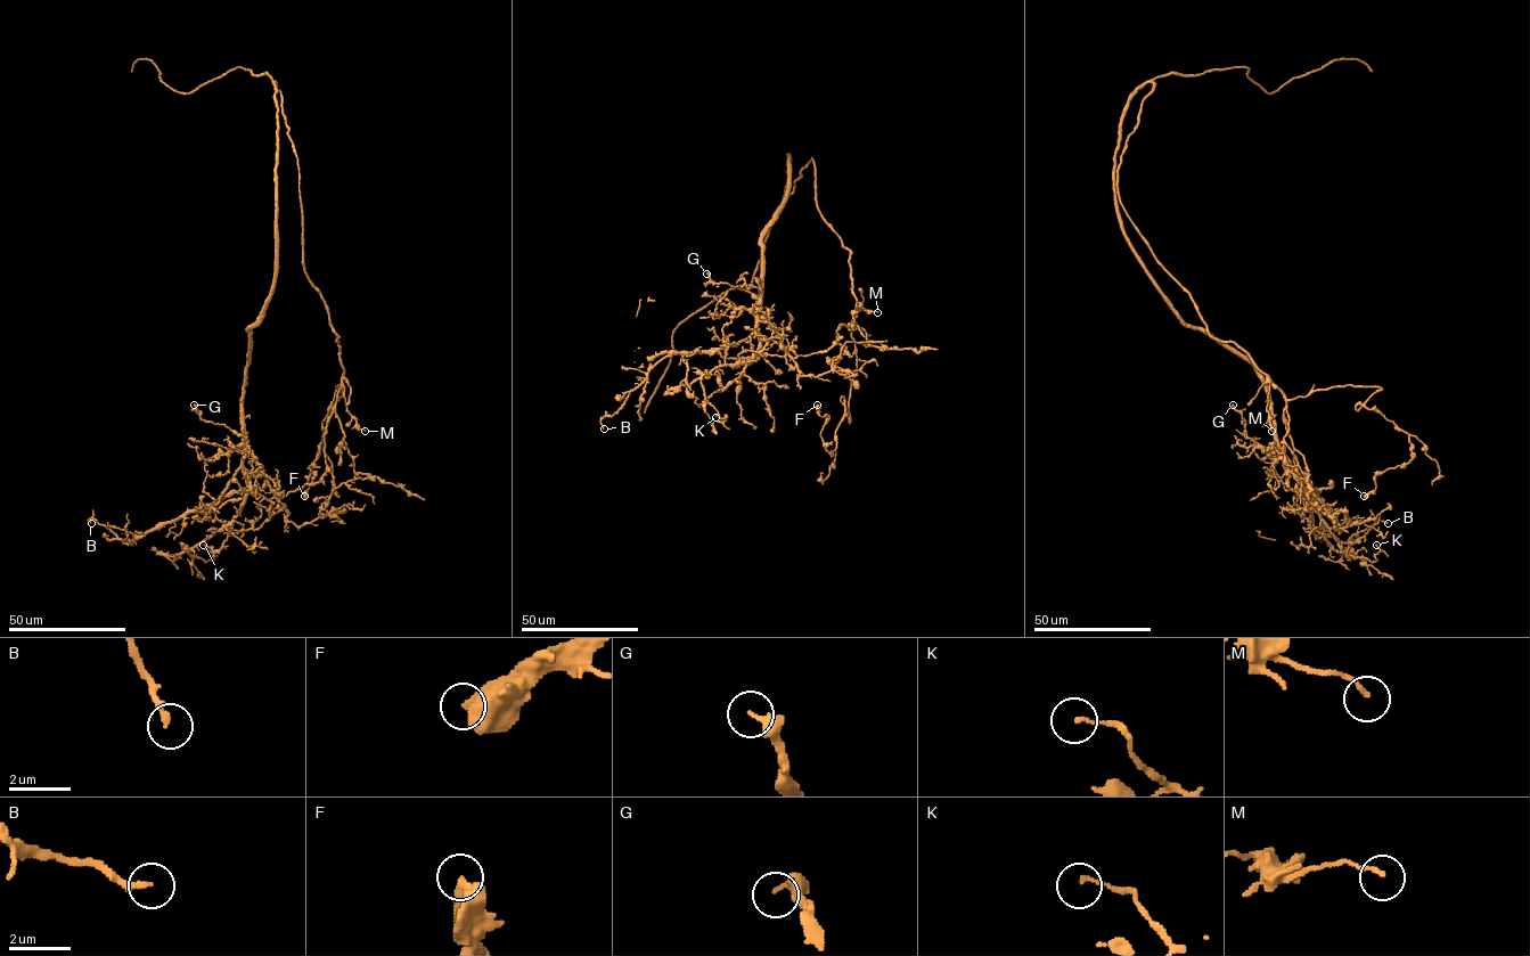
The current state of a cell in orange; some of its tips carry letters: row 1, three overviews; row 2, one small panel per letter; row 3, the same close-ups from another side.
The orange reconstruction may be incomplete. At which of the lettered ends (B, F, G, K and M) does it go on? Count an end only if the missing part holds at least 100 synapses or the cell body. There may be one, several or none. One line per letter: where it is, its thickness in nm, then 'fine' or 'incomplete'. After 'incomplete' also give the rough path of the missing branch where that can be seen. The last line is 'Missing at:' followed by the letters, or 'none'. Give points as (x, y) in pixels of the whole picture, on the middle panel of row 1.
B: place (604, 429); calibre 220 nm; fine
F: place (817, 405); calibre 600 nm; fine
G: place (706, 274); calibre 260 nm; fine
K: place (716, 417); calibre 90 nm; fine
M: place (877, 312); calibre 130 nm; fine
Missing at: none

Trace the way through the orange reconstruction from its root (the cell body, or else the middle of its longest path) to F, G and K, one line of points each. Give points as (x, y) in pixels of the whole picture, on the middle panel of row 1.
F: (816, 191), (850, 252), (856, 301), (850, 422), (844, 405), (833, 452), (817, 405)
G: (816, 191), (850, 252), (856, 301), (831, 346), (796, 354), (752, 312), (757, 287), (706, 274)
K: (816, 191), (850, 252), (853, 317), (826, 350), (760, 349), (705, 373), (705, 399), (726, 416), (716, 417)

